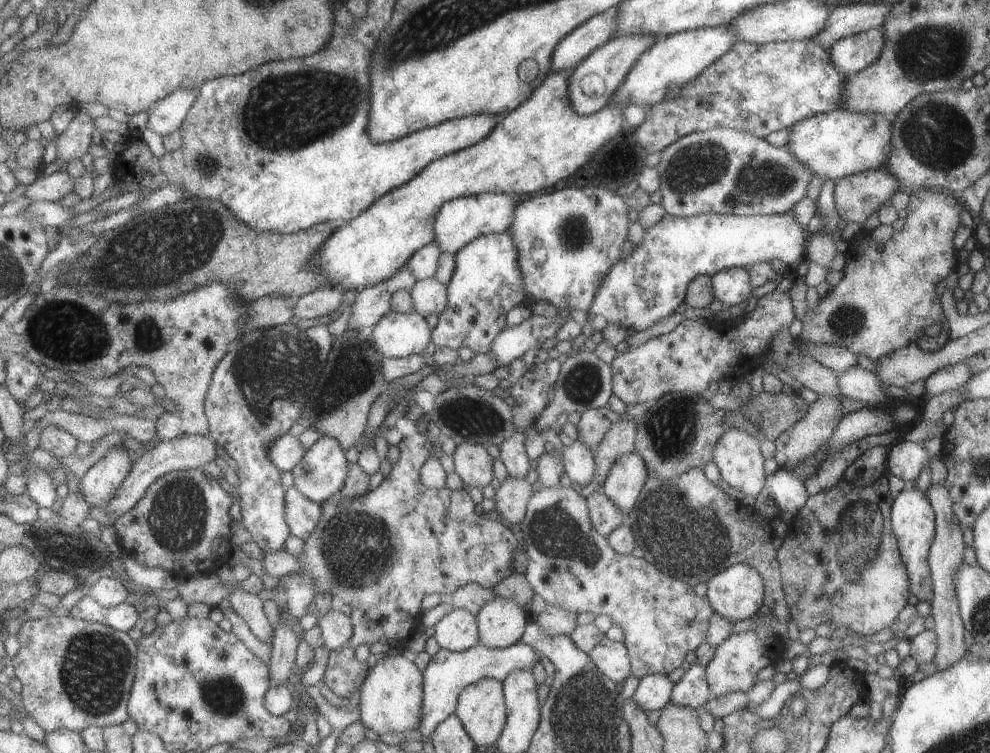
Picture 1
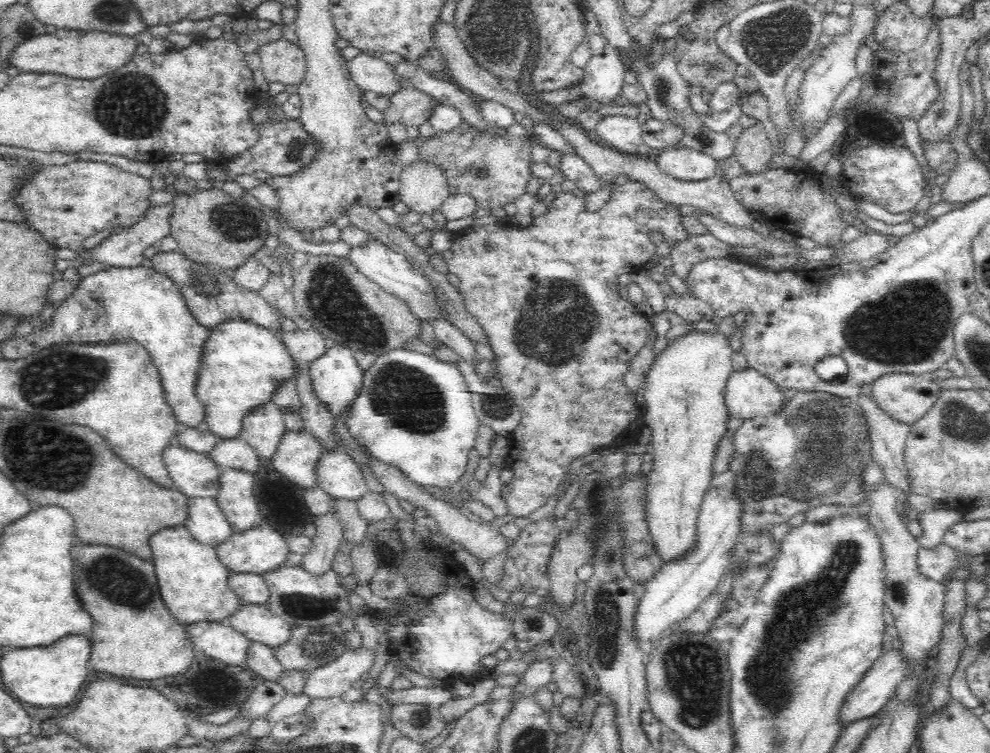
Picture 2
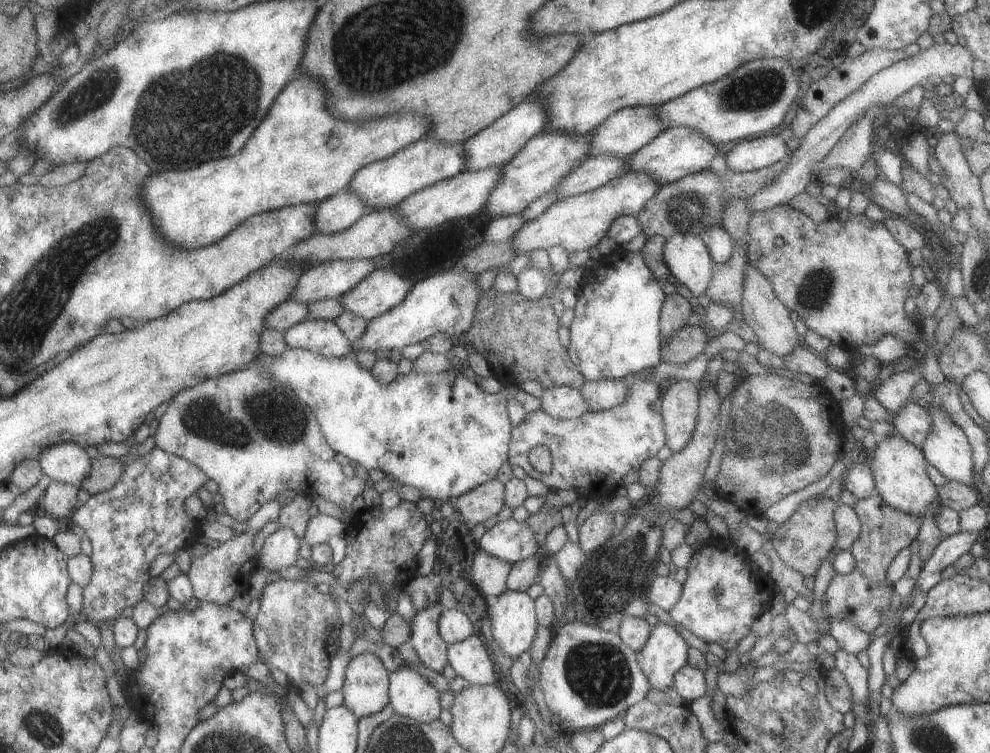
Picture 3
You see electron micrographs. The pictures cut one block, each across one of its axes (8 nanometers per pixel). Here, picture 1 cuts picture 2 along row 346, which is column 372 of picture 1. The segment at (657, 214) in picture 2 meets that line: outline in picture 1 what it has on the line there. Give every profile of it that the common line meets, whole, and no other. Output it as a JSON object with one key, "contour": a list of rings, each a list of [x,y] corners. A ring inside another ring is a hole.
{"contour":[[[417,432],[411,437],[403,438],[399,443],[400,459],[392,468],[390,476],[385,477],[384,481],[375,489],[367,492],[364,496],[357,496],[357,498],[345,498],[343,492],[339,492],[337,495],[327,498],[326,502],[322,503],[322,518],[317,526],[317,530],[304,539],[304,551],[300,555],[301,568],[304,576],[309,576],[313,580],[314,592],[324,592],[331,594],[337,599],[337,603],[346,603],[352,608],[352,617],[354,620],[354,634],[352,641],[343,651],[330,652],[330,659],[328,660],[326,673],[323,678],[327,687],[337,696],[346,698],[347,696],[353,696],[357,690],[362,688],[366,677],[369,674],[370,668],[366,663],[357,661],[355,657],[355,649],[362,644],[370,646],[375,642],[381,642],[381,644],[387,644],[391,648],[396,648],[398,651],[402,647],[406,650],[407,642],[413,638],[413,635],[421,629],[421,620],[424,618],[424,610],[421,608],[423,604],[423,598],[427,598],[430,594],[438,593],[443,596],[444,599],[450,598],[459,588],[470,585],[471,583],[481,584],[487,589],[494,590],[495,586],[499,586],[499,582],[503,582],[505,578],[511,577],[515,570],[515,550],[519,548],[520,543],[515,537],[515,532],[509,530],[505,524],[501,522],[495,522],[495,542],[493,542],[493,534],[485,532],[485,528],[481,528],[479,524],[479,517],[477,514],[477,504],[473,502],[471,494],[467,490],[449,490],[449,488],[429,488],[427,484],[423,484],[423,478],[421,478],[421,472],[423,466],[432,458],[432,452],[435,450],[437,442],[427,438],[426,433]]]}

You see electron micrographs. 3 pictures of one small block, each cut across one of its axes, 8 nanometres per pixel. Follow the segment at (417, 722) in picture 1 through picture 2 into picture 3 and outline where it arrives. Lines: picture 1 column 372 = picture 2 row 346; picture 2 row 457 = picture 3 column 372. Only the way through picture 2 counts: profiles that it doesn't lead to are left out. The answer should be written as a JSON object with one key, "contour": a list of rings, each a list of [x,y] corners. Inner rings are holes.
{"contour":[[[378,654],[351,658],[343,683],[343,703],[361,717],[381,712],[390,702],[390,670]]]}

